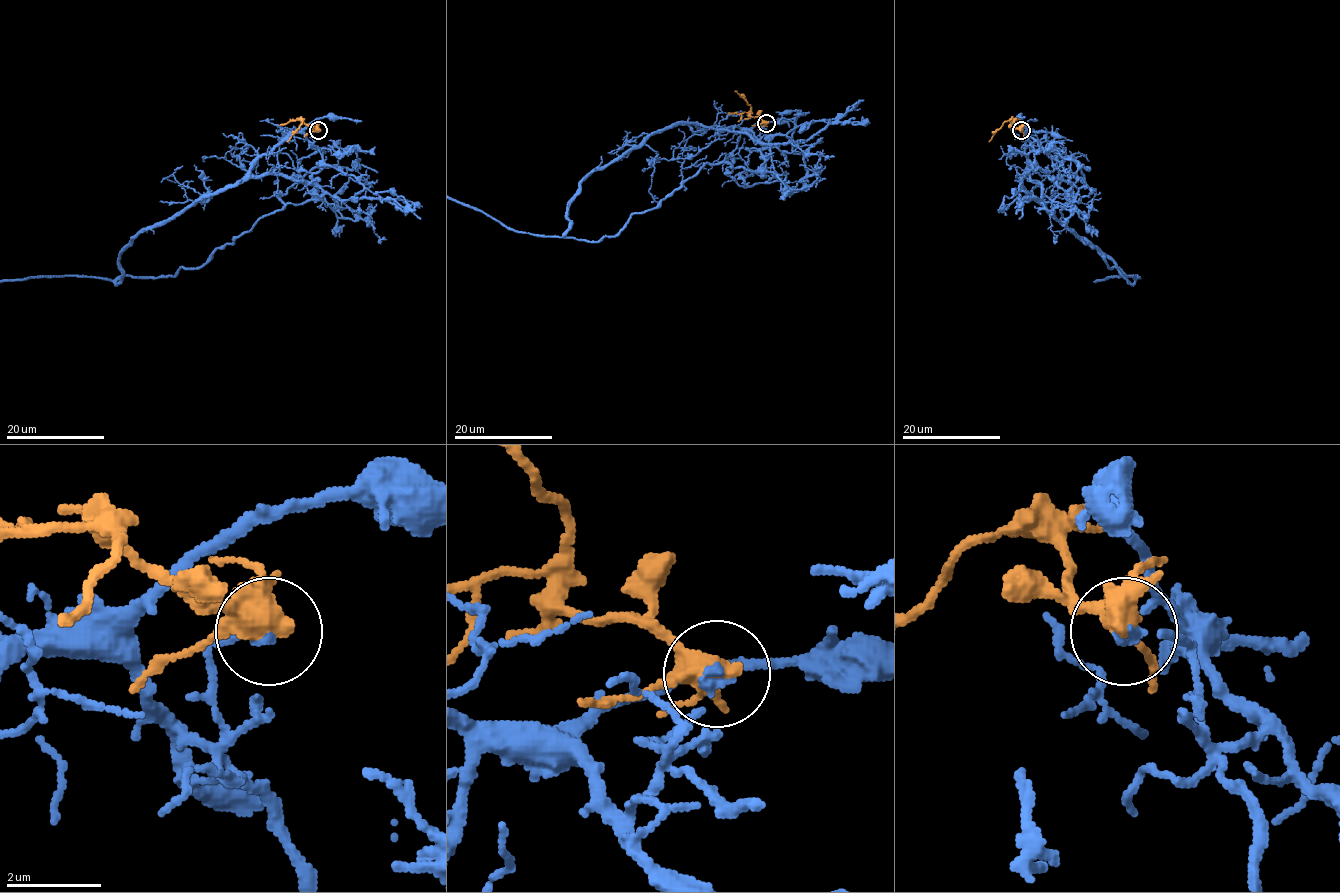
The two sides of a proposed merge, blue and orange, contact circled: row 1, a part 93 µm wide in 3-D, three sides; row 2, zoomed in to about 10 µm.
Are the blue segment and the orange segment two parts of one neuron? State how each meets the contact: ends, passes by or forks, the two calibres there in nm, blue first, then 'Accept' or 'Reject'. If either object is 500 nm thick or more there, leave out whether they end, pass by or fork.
At the ring blue ends. At the ring orange forks. Thickness 190 nm (blue) against 400 nm. Reject

